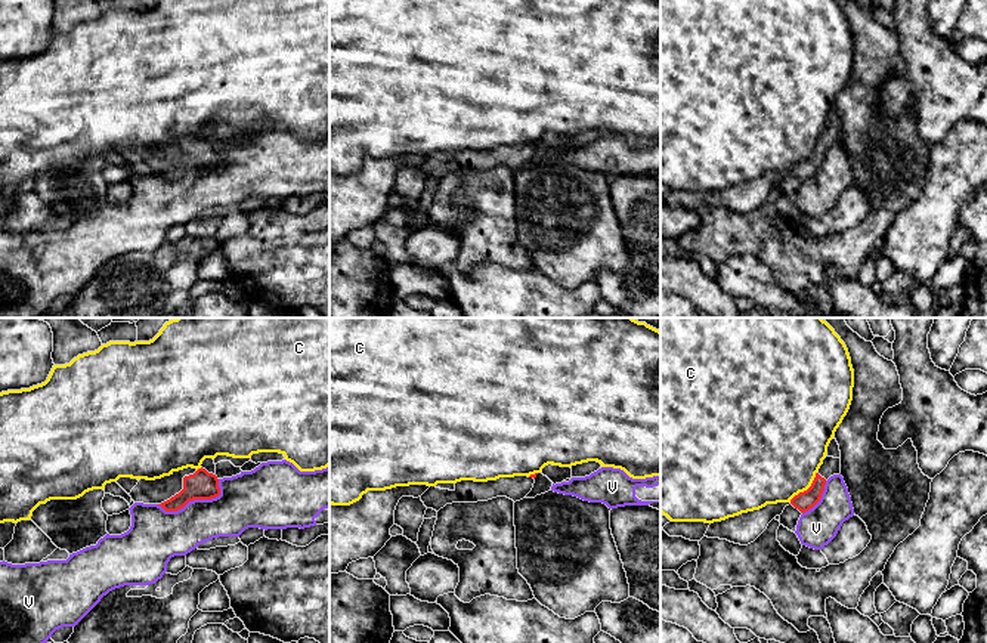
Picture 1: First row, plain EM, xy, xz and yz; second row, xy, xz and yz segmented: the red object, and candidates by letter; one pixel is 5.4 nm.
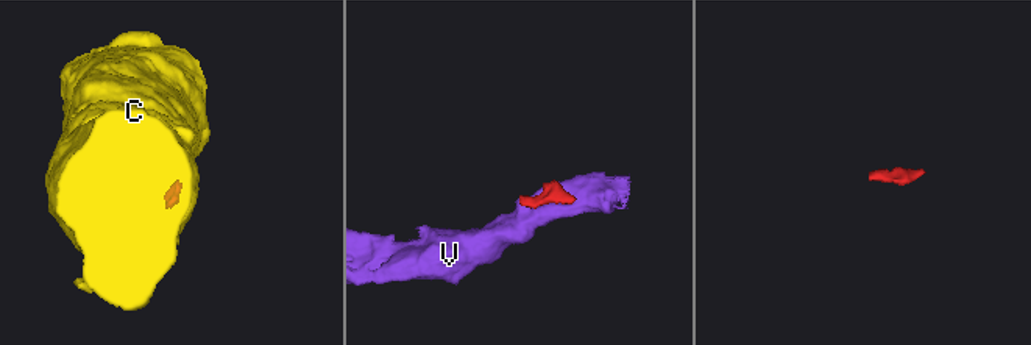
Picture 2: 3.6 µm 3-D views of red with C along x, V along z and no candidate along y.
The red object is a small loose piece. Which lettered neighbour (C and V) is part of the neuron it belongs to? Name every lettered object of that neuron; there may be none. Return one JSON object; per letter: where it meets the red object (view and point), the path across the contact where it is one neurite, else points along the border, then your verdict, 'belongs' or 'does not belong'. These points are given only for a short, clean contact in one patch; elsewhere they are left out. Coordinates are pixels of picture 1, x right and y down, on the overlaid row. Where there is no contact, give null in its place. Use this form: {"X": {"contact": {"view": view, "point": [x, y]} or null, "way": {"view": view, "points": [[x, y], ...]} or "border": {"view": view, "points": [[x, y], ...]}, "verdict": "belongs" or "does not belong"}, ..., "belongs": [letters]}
{"C": {"contact": {"view": "yz", "point": [807, 490]}, "border": {"view": "yz", "points": [[816, 472], [811, 484], [789, 501]]}, "verdict": "does not belong"}, "V": {"contact": {"view": "xy", "point": [195, 498]}, "verdict": "does not belong"}, "belongs": []}

